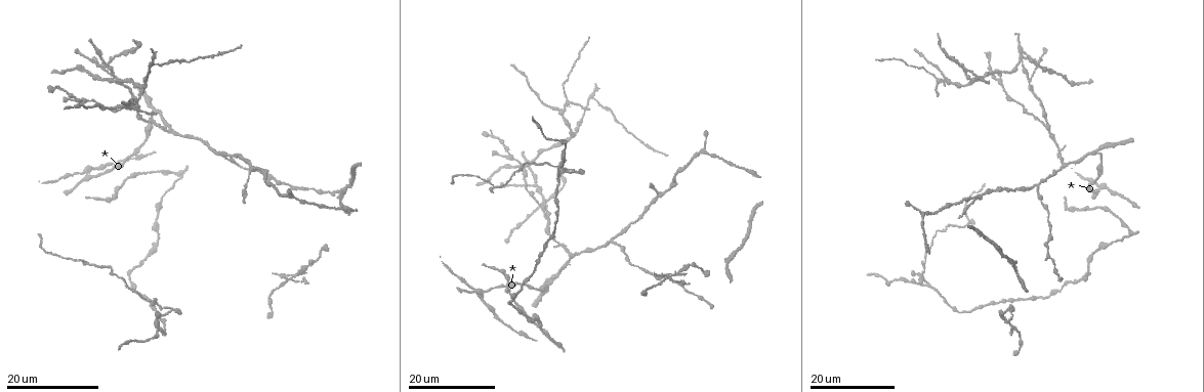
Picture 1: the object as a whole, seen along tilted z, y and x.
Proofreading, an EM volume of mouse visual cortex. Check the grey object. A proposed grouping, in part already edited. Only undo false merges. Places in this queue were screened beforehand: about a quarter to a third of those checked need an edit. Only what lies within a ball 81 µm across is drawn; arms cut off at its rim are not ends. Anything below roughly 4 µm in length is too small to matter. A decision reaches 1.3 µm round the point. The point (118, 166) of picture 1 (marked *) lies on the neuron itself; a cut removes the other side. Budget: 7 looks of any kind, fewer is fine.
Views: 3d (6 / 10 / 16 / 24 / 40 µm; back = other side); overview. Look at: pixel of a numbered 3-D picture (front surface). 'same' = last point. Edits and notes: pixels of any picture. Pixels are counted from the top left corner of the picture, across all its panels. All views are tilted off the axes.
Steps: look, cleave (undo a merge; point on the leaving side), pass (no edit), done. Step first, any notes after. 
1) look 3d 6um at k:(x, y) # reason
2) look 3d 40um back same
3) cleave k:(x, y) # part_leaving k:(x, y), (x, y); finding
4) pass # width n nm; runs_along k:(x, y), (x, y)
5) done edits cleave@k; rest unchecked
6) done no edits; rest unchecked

look 3d 16um at 1:(114, 76)

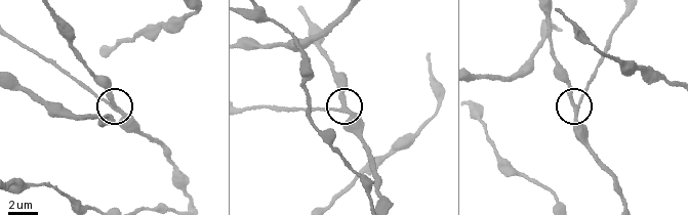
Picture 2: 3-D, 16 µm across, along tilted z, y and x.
look 3d 6um at 2:(340, 108)

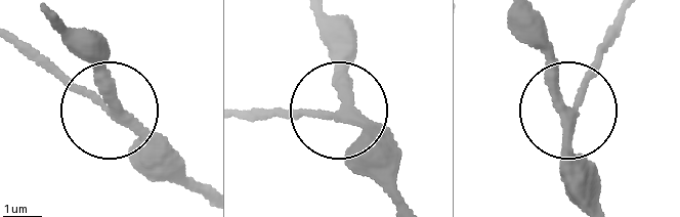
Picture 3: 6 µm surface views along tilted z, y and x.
pass # width 240 nm; runs_along 3:(197, 180), (20, 53); all the same neuron

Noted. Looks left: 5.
look 3d 24um at 1:(923, 276) # side arm on a straight run

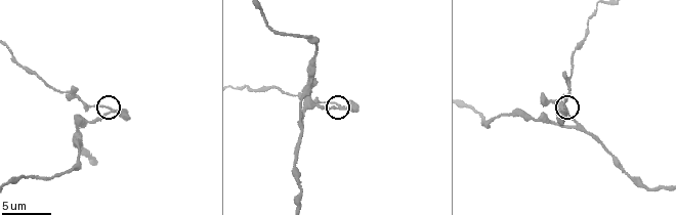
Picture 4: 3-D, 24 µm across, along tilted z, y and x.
look 3d 10um at 4:(105, 106)

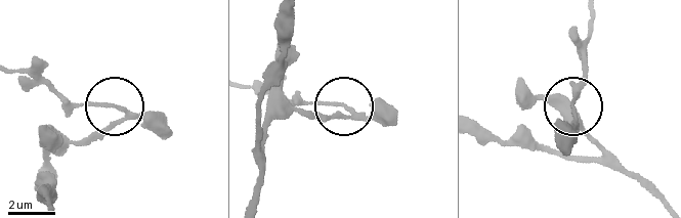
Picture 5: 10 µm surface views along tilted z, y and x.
cleave 5:(98, 105) # width 130 nm; a second neuron is stuck on

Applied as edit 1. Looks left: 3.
look 3d 16um at 1:(970, 78) # three-way junction

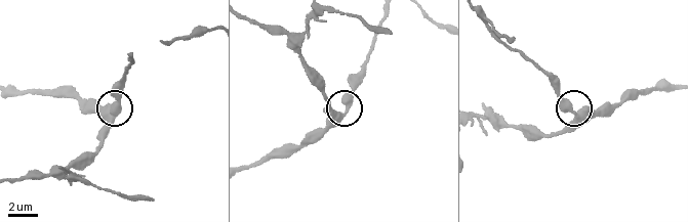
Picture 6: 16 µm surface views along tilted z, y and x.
look 3d 10um at 6:(577, 114)

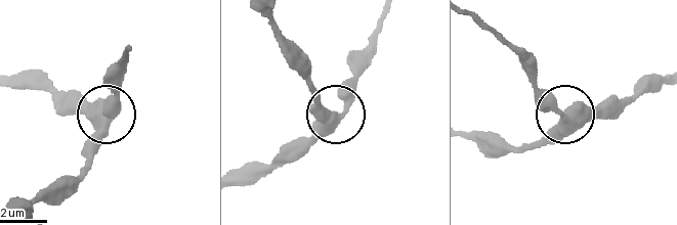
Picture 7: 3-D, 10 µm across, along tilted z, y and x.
pass # arms 3; continuous, no second neuron

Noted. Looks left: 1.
done edits cleave@5; rest unchecked

